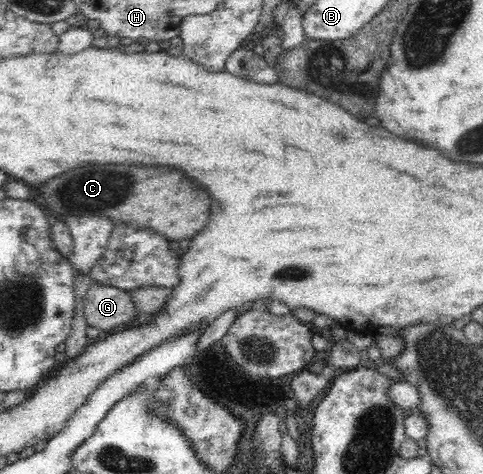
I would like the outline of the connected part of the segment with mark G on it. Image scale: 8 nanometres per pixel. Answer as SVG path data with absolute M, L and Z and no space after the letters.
M92 283L84 297L87 325L100 329L104 334L125 329L132 320L138 318L130 293L115 286Z

